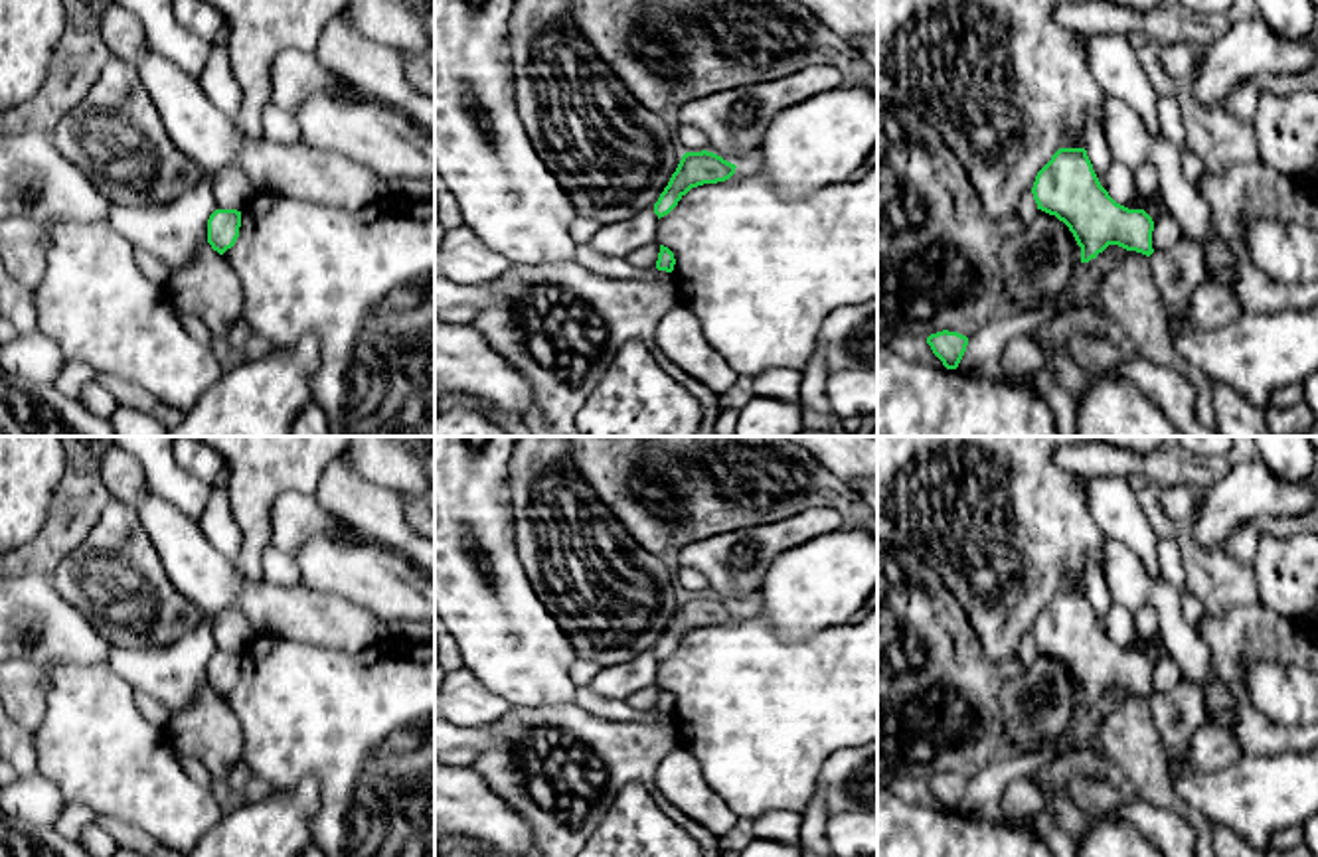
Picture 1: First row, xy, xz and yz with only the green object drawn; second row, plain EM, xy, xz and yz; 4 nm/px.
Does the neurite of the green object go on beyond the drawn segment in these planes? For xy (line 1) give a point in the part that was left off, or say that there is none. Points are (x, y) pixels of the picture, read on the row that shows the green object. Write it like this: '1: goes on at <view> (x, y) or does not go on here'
1: does not go on here

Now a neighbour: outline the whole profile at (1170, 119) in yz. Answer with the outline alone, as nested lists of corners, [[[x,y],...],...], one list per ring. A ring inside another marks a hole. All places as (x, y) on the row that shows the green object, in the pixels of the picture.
[[[1158,97],[1156,101],[1162,136],[1168,138],[1178,150],[1188,146],[1184,118],[1176,97]]]

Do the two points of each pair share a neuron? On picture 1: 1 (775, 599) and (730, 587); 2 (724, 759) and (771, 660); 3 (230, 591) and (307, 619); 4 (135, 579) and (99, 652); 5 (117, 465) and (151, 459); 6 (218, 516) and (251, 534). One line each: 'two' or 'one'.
1: two
2: one
3: one
4: two
5: two
6: two

